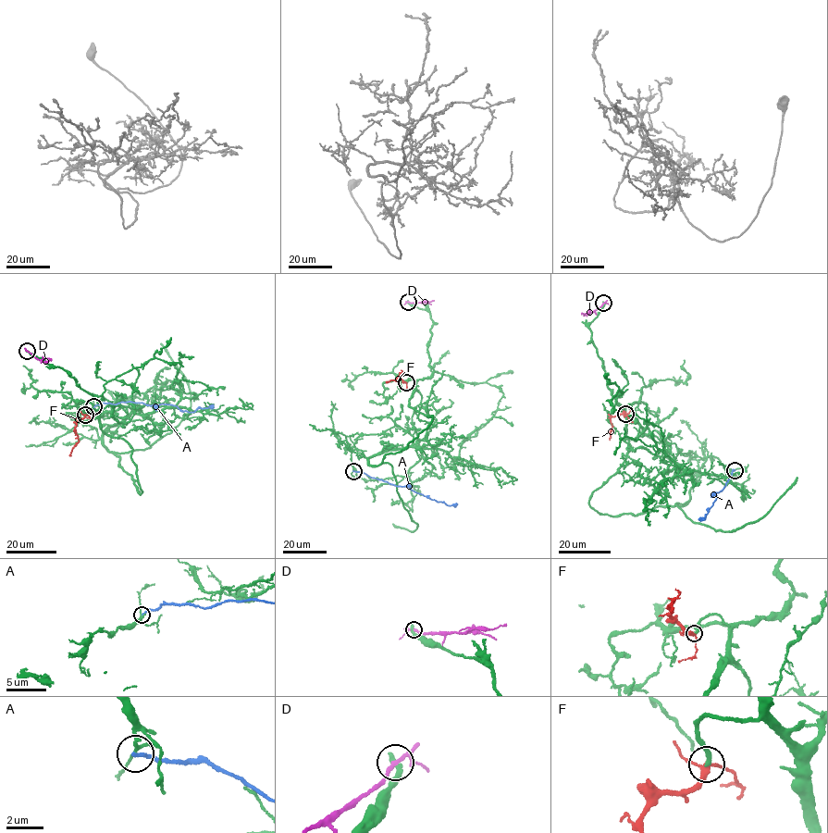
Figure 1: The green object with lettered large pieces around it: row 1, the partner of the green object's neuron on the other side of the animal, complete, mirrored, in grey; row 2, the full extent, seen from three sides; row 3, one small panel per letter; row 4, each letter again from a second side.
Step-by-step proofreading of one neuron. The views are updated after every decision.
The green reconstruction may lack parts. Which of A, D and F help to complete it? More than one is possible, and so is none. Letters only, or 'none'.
none

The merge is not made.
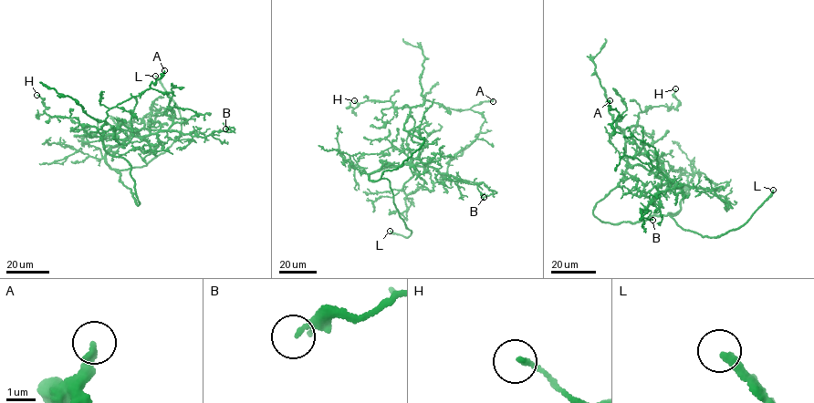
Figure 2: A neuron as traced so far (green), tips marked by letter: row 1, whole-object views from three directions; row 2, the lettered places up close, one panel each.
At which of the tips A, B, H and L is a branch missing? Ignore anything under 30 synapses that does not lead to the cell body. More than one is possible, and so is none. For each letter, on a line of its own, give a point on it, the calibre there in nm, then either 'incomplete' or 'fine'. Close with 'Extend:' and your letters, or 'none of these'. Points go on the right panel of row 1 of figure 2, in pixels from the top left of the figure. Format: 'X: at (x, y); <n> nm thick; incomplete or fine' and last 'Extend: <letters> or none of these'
A: at (610, 100); 300 nm thick; fine
B: at (652, 220); 190 nm thick; fine
H: at (675, 88); 200 nm thick; fine
L: at (773, 190); 280 nm thick; incomplete
Extend: L

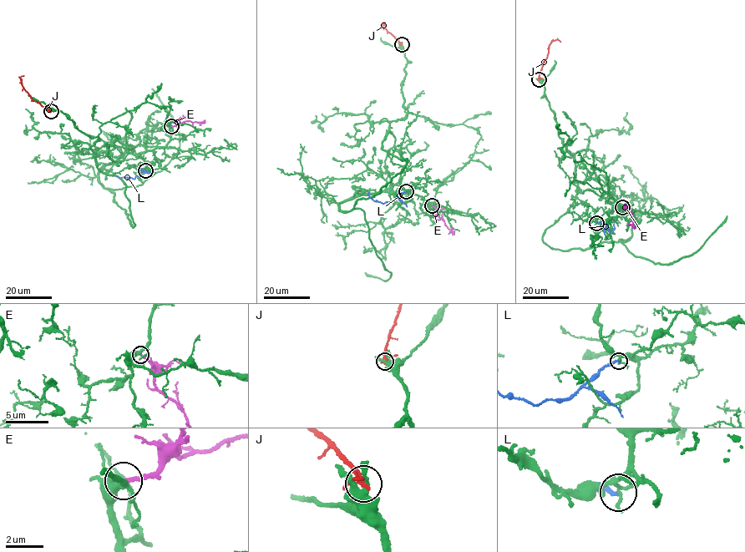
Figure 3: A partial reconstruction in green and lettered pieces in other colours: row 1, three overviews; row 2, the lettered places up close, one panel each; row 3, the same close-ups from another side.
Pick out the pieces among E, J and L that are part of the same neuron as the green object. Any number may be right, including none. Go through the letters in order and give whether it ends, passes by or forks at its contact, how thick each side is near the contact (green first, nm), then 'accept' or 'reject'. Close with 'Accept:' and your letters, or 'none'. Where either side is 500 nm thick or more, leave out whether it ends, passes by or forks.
E: it ends; calibres 280 and 200 nm; accept
J: it forks; calibres 300 and 160 nm; reject
L: it ends; calibres 140 and 240 nm; reject
Accept: E

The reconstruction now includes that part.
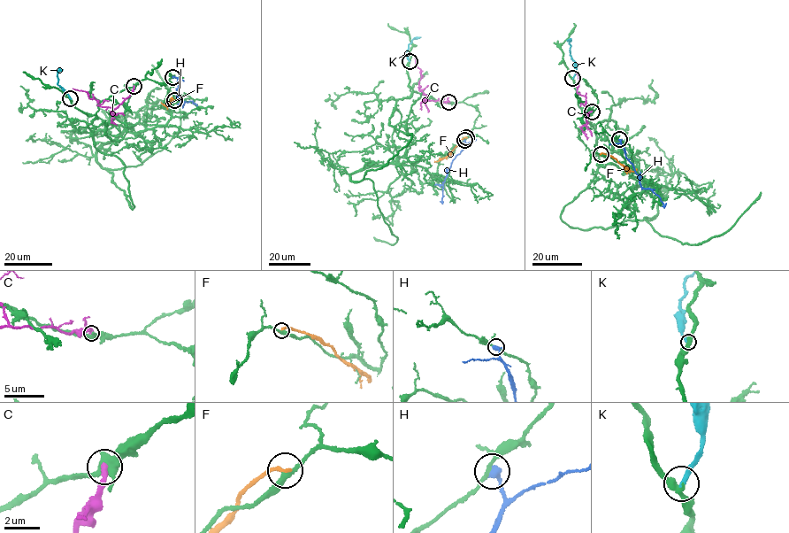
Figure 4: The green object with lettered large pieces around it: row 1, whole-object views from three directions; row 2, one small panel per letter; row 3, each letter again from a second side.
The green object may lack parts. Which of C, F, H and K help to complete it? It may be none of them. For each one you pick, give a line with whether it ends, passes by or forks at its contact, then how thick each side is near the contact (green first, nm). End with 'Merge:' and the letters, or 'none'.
K: It ends there. Thickness 280 nm (green) against 280 nm
Merge: K

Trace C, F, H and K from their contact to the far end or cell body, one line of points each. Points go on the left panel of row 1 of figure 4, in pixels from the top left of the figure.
C: (134, 86), (130, 96), (113, 109), (100, 105), (84, 91), (72, 88)
F: (174, 100), (171, 99), (165, 105), (161, 102)
H: (172, 77), (177, 79), (176, 91), (181, 104), (189, 101), (196, 104), (193, 102)
K: (70, 98), (57, 85), (57, 73), (63, 69)

